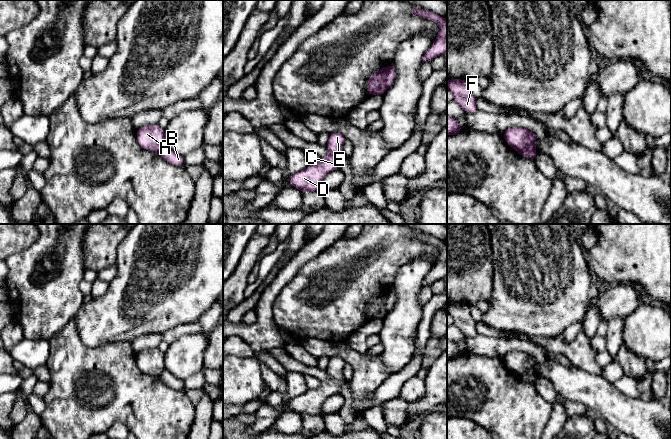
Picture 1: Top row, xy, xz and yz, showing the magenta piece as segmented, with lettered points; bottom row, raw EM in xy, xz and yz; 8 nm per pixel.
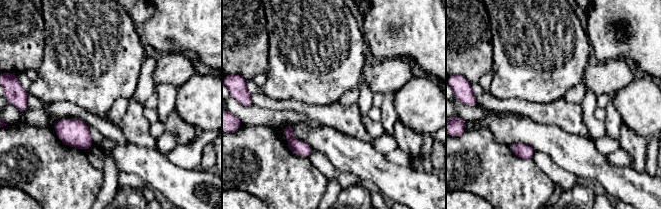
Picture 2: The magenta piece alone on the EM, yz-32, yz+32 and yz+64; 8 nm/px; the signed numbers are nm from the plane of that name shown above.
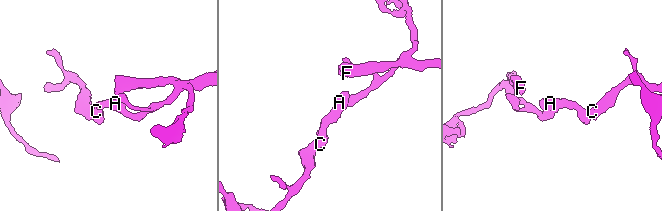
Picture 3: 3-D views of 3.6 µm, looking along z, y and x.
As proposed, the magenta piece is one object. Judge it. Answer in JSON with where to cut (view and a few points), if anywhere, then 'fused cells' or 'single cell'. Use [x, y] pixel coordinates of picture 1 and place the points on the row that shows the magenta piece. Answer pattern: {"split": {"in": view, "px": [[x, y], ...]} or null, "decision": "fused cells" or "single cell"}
{"split": {"in": "xz", "px": [[389, 66], [386, 76], [386, 87]]}, "decision": "fused cells"}

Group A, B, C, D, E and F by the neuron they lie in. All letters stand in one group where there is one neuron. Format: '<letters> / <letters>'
A C D E / B F

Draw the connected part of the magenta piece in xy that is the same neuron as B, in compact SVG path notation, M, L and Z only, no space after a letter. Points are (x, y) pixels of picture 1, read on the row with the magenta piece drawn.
M165 145L159 154L166 162L174 166L184 167L184 156L176 154L168 146Z

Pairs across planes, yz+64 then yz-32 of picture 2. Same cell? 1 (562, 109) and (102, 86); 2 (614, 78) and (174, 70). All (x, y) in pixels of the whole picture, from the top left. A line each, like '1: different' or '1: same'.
1: different
2: same

